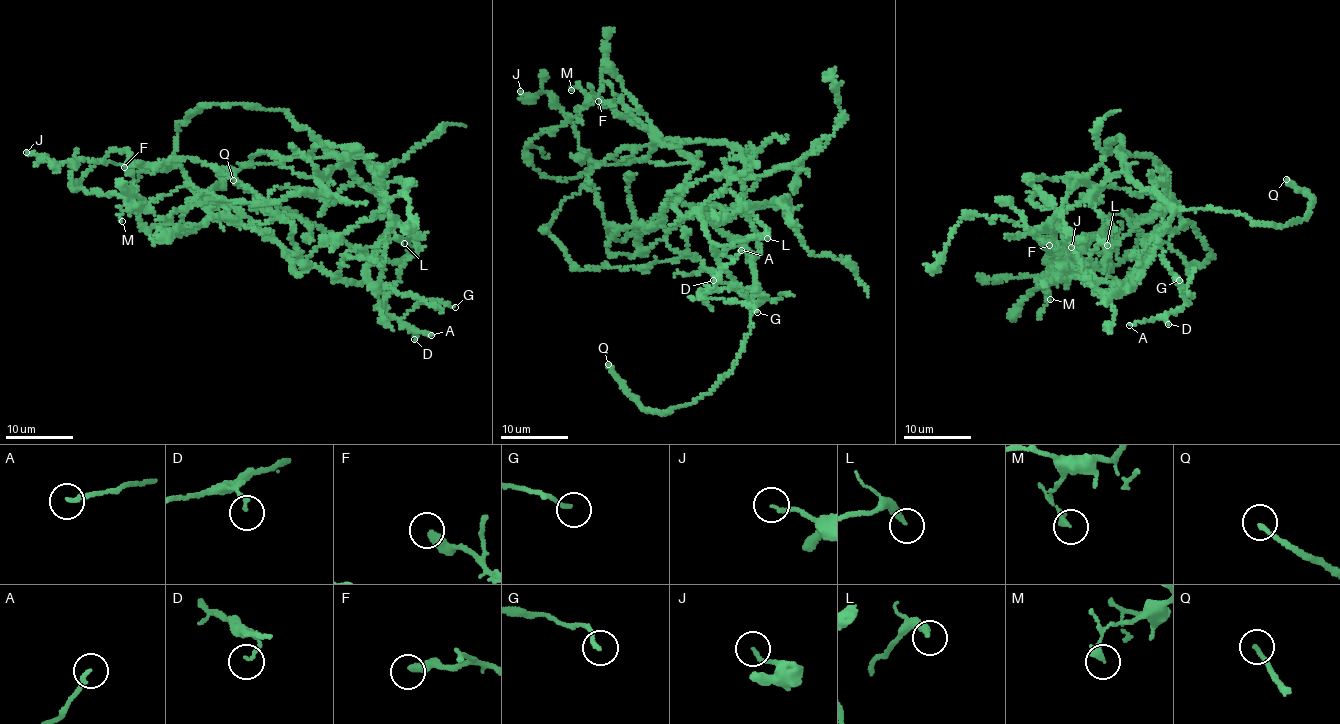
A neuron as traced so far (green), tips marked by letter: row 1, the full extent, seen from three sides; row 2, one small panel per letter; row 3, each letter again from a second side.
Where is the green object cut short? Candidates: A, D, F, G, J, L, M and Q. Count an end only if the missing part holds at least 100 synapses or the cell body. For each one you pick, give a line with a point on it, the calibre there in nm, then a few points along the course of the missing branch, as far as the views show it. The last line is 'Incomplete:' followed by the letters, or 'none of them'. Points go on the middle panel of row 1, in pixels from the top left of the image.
Q: place (608, 364); calibre 180 nm
Incomplete: Q

